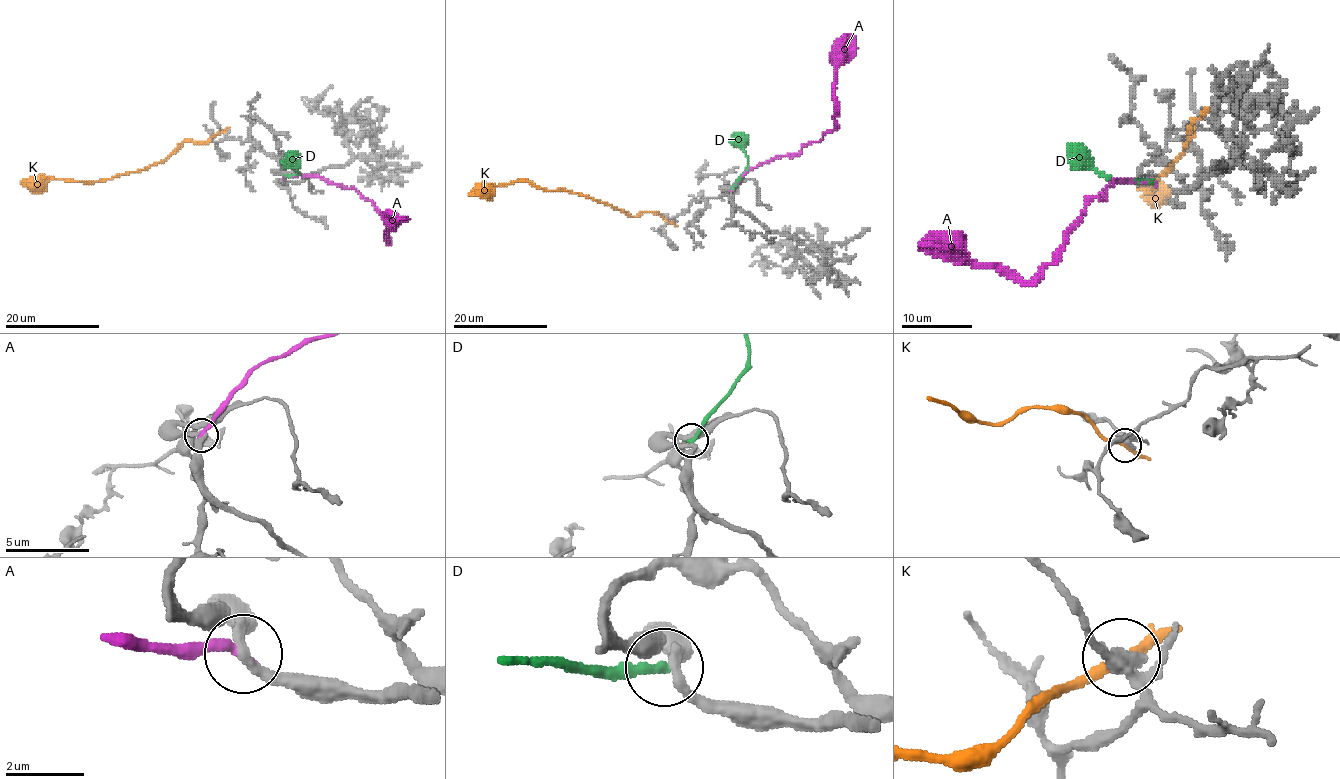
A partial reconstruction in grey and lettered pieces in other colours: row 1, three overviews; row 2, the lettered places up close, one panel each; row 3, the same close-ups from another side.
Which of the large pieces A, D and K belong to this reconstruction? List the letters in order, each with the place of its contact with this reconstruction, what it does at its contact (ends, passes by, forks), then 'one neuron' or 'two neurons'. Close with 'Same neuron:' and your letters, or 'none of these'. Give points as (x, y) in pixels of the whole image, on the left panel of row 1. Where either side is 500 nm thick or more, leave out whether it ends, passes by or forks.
A: (284, 177) | it ends | one neuron
D: (284, 175) | it ends | two neurons
K: (223, 131) | it passes by | two neurons
Same neuron: A

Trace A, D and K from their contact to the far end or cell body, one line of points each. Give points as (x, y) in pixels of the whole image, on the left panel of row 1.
A: (284, 177), (321, 177), (332, 183), (353, 187), (370, 201), (385, 221), (387, 243), (388, 232), (403, 218)
D: (284, 175), (300, 174), (291, 151)
K: (223, 130), (204, 142), (184, 141), (164, 160), (142, 170), (96, 181), (53, 180), (21, 183)

